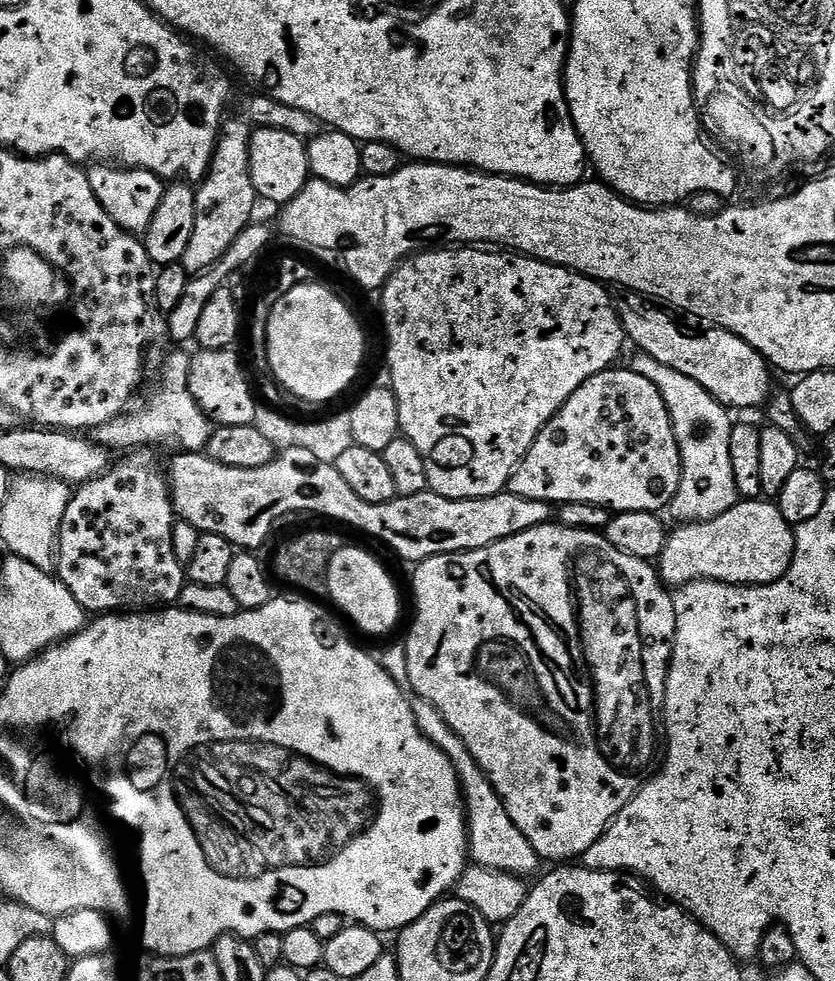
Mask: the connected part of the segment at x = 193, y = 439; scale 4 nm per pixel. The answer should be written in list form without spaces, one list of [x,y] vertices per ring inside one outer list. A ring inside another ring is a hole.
[[[176,352],[172,356],[172,360],[168,360],[164,364],[164,373],[160,376],[160,385],[152,392],[152,397],[148,400],[148,405],[145,408],[140,408],[129,411],[127,414],[120,416],[116,420],[106,422],[102,426],[94,429],[95,443],[99,444],[102,448],[115,450],[115,448],[128,448],[124,450],[142,450],[147,446],[156,446],[152,444],[177,444],[177,449],[184,452],[198,452],[203,453],[208,447],[210,442],[210,434],[213,430],[212,419],[201,410],[198,402],[194,402],[194,394],[190,394],[190,382],[187,375],[182,374],[181,366],[187,365],[190,360],[189,353]]]

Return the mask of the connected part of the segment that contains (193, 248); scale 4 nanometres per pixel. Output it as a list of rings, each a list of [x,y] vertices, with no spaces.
[[[243,118],[225,119],[220,129],[220,141],[216,144],[216,149],[212,155],[212,161],[208,167],[208,172],[203,180],[199,181],[196,188],[196,217],[194,218],[194,235],[190,237],[190,246],[186,246],[186,254],[183,258],[183,266],[190,274],[207,272],[213,268],[218,261],[230,250],[230,246],[242,234],[242,230],[253,223],[258,205],[256,187],[250,176],[251,164],[251,142],[254,128]]]

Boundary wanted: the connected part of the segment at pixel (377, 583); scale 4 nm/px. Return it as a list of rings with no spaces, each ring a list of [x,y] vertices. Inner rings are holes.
[[[345,546],[330,558],[327,595],[361,628],[372,636],[384,636],[400,620],[400,592],[392,576],[364,548]]]

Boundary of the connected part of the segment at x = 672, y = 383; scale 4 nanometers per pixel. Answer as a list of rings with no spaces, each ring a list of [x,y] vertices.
[[[637,351],[635,355],[630,367],[658,386],[680,447],[680,485],[672,499],[670,513],[680,524],[703,524],[705,520],[718,518],[718,514],[726,514],[729,506],[738,500],[734,470],[730,466],[730,434],[734,420],[728,417],[731,416],[729,409],[702,390],[694,378],[686,378],[686,374],[662,366],[658,358],[650,358],[645,352]]]

